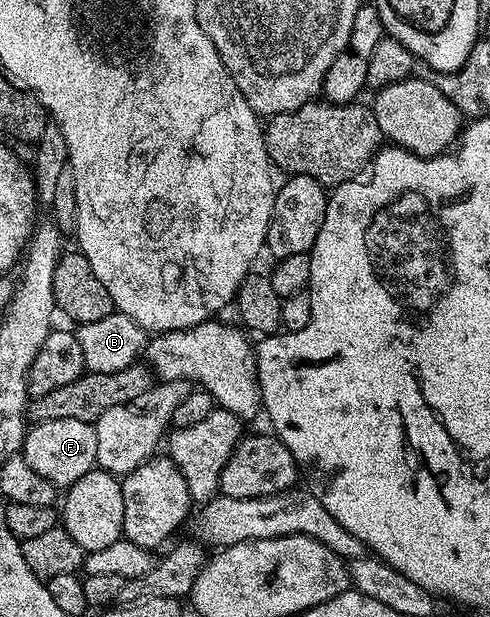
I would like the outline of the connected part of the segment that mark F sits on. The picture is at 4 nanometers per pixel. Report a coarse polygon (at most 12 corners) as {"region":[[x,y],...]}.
{"region":[[45,420],[24,433],[23,459],[57,488],[97,466],[85,420]]}

